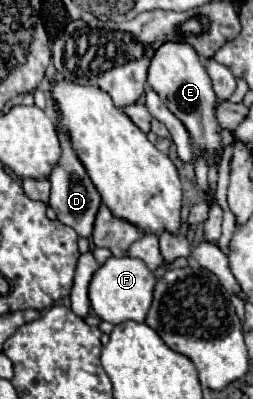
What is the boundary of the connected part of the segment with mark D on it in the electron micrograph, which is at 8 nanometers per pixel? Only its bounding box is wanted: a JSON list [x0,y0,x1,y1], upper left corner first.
[49,126,101,238]

